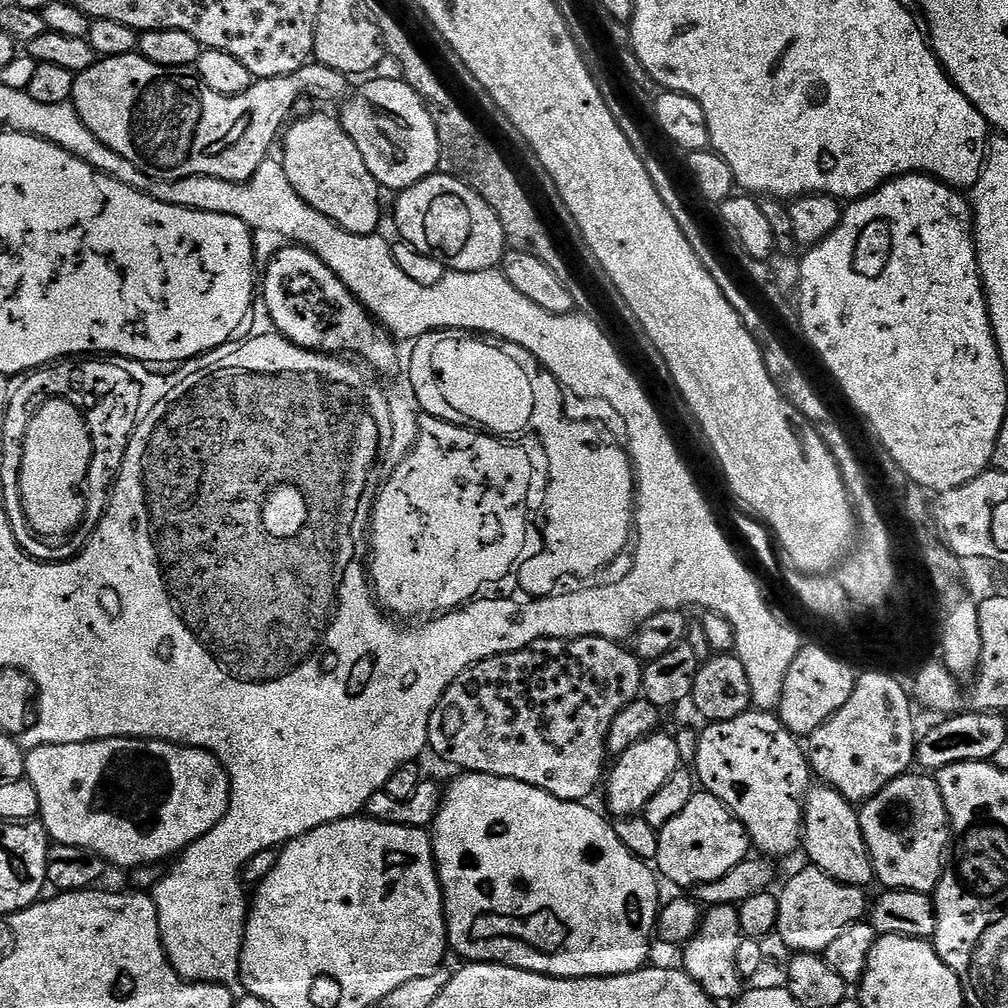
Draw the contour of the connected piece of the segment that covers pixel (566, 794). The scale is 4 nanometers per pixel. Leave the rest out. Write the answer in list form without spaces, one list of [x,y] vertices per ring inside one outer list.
[[[587,636],[586,638],[578,638],[577,640],[536,640],[528,648],[523,648],[517,652],[503,652],[500,656],[491,656],[486,658],[482,662],[472,665],[472,667],[466,669],[466,671],[461,672],[459,676],[456,677],[456,681],[447,688],[447,690],[442,694],[442,698],[436,704],[436,709],[432,711],[432,717],[430,718],[430,726],[428,727],[428,748],[431,751],[436,751],[442,759],[448,764],[453,764],[454,767],[460,768],[456,770],[463,770],[464,772],[481,772],[482,774],[494,774],[495,776],[501,776],[502,778],[510,778],[511,780],[517,780],[518,782],[526,782],[530,786],[534,786],[538,790],[546,790],[550,794],[554,794],[554,798],[559,800],[575,800],[577,802],[587,801],[588,795],[595,790],[596,787],[601,787],[602,781],[606,776],[606,764],[604,768],[604,756],[609,755],[608,751],[608,735],[610,734],[610,726],[614,722],[614,718],[618,718],[618,714],[622,711],[625,704],[629,704],[630,701],[637,699],[642,692],[642,664],[638,659],[635,651],[626,649],[627,647],[621,646],[615,640],[607,640],[606,638],[598,638],[597,636]]]

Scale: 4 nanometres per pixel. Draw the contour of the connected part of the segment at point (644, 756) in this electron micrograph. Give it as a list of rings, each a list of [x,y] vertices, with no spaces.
[[[657,730],[651,736],[634,742],[624,752],[619,753],[615,760],[616,765],[613,768],[611,765],[610,771],[606,776],[606,788],[608,784],[608,808],[613,812],[613,817],[616,818],[641,815],[646,802],[650,802],[650,798],[654,798],[654,794],[658,794],[659,788],[666,783],[666,778],[670,778],[670,774],[674,774],[682,766],[674,735],[666,734],[664,730]]]

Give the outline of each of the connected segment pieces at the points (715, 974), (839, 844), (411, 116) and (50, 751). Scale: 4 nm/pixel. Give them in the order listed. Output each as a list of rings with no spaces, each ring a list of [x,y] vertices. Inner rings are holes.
[[[717,904],[709,907],[703,913],[695,938],[683,945],[683,971],[687,972],[690,978],[694,978],[694,982],[698,982],[698,986],[702,986],[702,990],[706,990],[706,994],[711,1000],[732,1002],[741,995],[742,978],[736,969],[736,958],[741,939],[739,911],[731,904]]]
[[[816,786],[804,797],[804,827],[802,829],[802,848],[808,851],[811,867],[820,868],[829,876],[834,878],[840,884],[849,884],[855,888],[867,889],[868,883],[873,883],[874,873],[872,871],[872,859],[868,853],[868,847],[862,834],[860,825],[860,813],[854,805],[838,790],[827,786]]]
[[[368,78],[364,82],[365,84],[357,92],[355,89],[343,101],[344,109],[338,112],[338,119],[340,125],[346,130],[346,134],[350,134],[354,146],[358,146],[358,154],[362,154],[366,162],[366,170],[374,174],[376,183],[384,190],[388,188],[403,190],[433,175],[440,166],[440,143],[438,142],[438,130],[434,130],[434,122],[430,118],[428,107],[424,105],[423,98],[408,85],[405,79]]]
[[[110,738],[109,740],[91,740],[81,744],[47,744],[41,748],[35,748],[27,753],[24,761],[26,779],[33,784],[38,794],[40,803],[39,819],[48,831],[49,837],[55,843],[66,846],[78,846],[98,854],[109,865],[117,864],[120,868],[131,870],[141,866],[156,866],[167,856],[175,857],[177,854],[189,848],[194,841],[202,838],[226,814],[228,803],[232,797],[232,783],[228,780],[226,770],[209,752],[203,752],[200,748],[186,748],[183,744],[167,744],[165,740],[131,740],[130,738]]]

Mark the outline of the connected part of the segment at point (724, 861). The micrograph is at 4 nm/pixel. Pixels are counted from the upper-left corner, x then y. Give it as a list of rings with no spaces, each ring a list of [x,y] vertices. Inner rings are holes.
[[[703,790],[696,791],[690,802],[686,802],[682,814],[678,814],[678,818],[670,818],[670,822],[666,822],[666,826],[659,829],[659,833],[655,867],[665,881],[668,879],[680,888],[692,890],[697,884],[714,882],[730,874],[734,866],[750,856],[750,841],[742,822],[736,820],[721,800]]]

